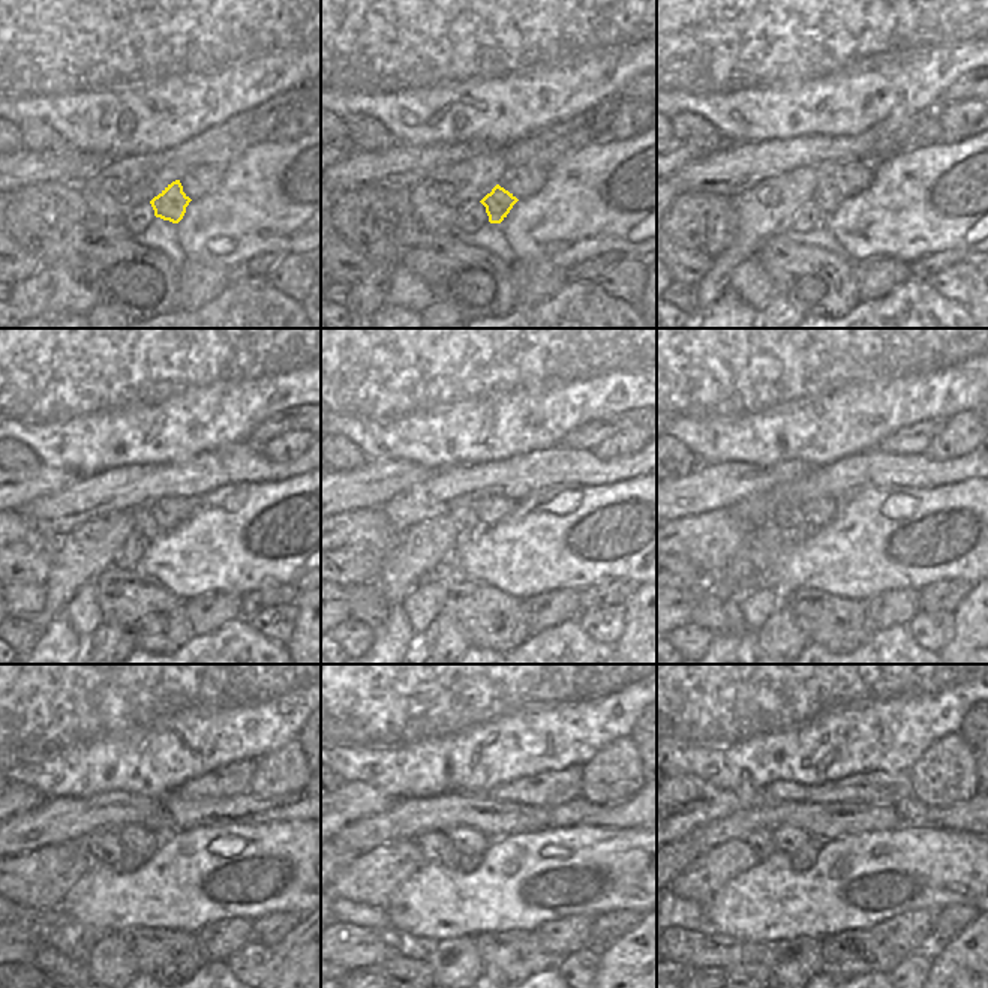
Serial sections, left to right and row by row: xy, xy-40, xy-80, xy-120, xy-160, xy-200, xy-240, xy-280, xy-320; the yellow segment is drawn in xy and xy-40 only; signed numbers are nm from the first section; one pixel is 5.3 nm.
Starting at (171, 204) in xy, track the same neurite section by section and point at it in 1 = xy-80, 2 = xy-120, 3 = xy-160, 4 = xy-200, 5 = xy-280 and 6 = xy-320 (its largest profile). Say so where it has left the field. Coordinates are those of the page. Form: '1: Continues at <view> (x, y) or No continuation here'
1: Continues at xy-80 (828, 198)
2: Continues at xy-120 (146, 525)
3: Continues at xy-160 (462, 516)
4: Continues at xy-200 (789, 517)
5: Continues at xy-280 (435, 846)
6: Continues at xy-320 (762, 841)

